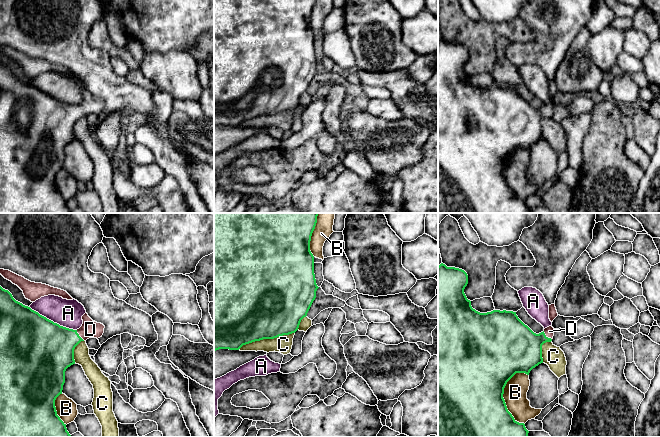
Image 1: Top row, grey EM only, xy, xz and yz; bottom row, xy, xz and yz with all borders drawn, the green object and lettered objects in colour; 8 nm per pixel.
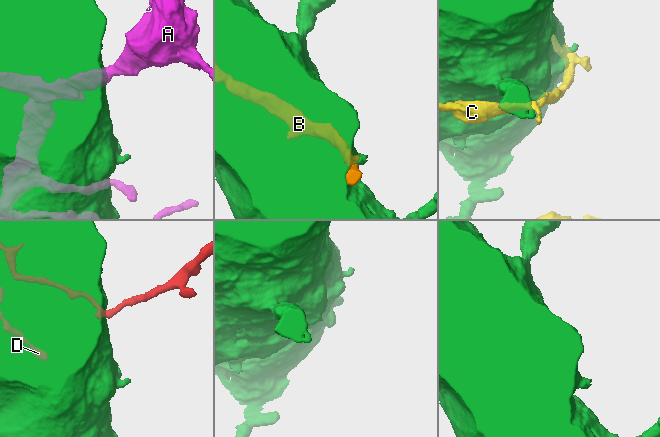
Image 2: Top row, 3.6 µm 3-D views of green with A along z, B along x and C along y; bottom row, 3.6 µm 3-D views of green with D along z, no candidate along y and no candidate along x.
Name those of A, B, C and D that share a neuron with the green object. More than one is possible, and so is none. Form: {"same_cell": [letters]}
{"same_cell": ["D"]}

